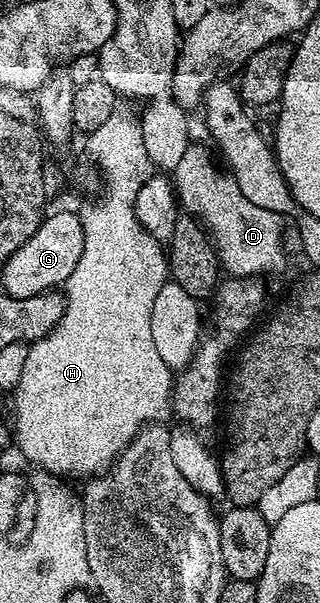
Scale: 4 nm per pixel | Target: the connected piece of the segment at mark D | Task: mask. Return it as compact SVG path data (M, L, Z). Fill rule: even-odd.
M191 142L172 171L172 184L179 206L205 227L225 274L254 279L262 273L278 270L284 263L284 219L249 202L236 184L236 179L228 171L221 171L202 144Z

